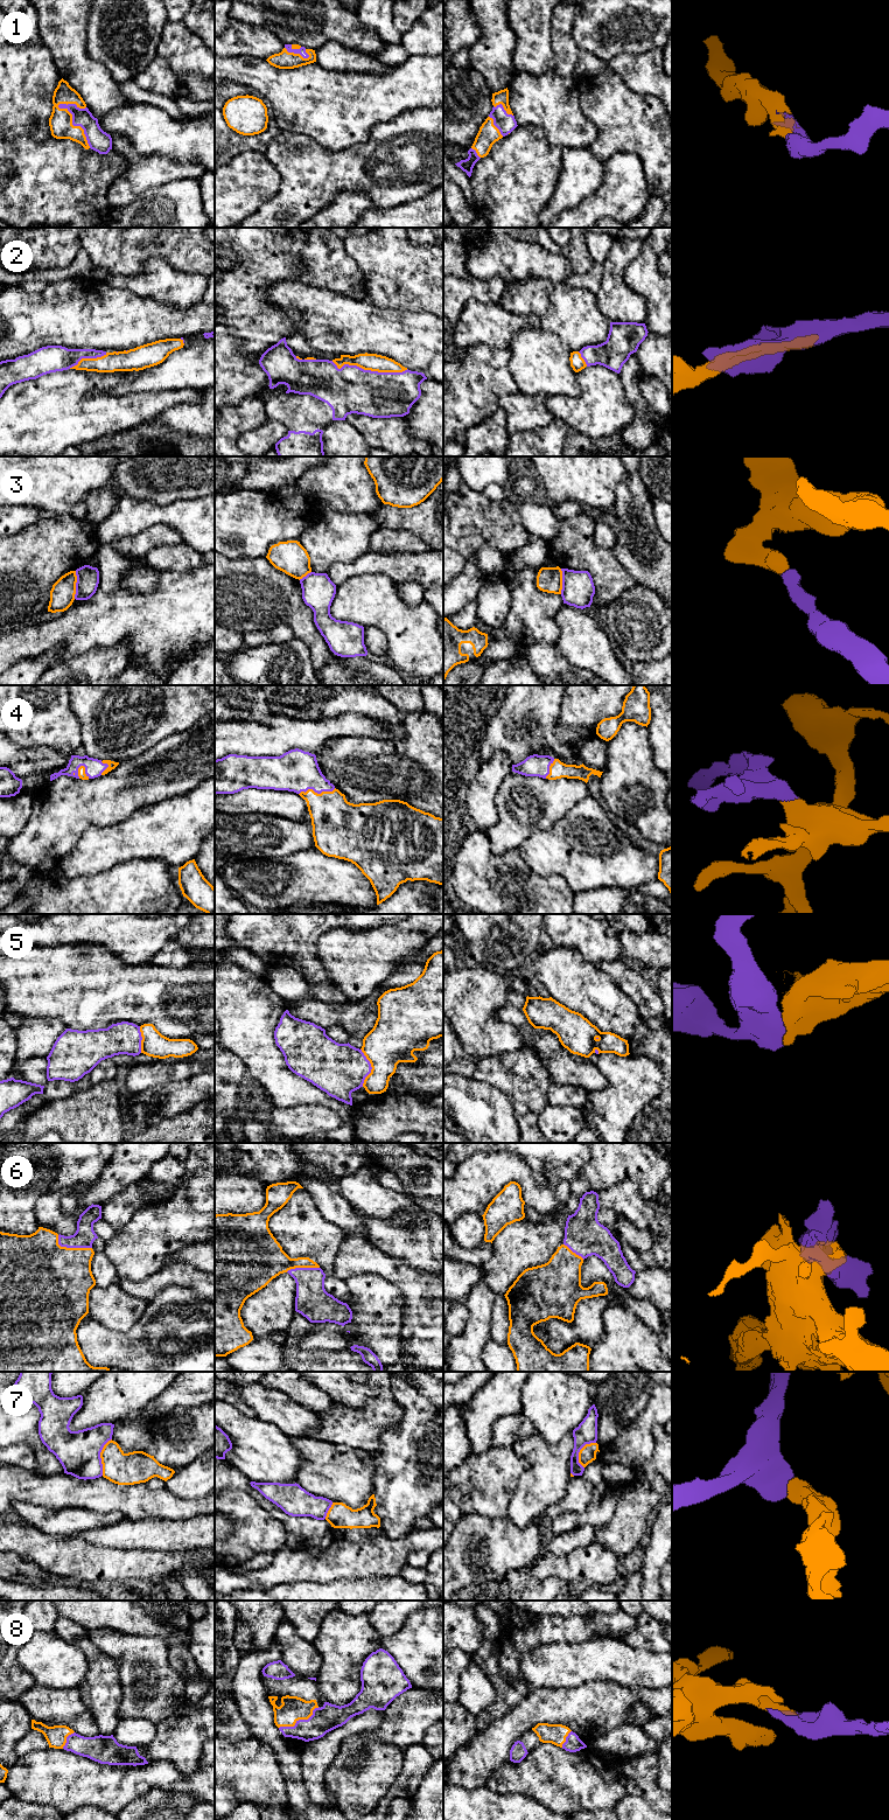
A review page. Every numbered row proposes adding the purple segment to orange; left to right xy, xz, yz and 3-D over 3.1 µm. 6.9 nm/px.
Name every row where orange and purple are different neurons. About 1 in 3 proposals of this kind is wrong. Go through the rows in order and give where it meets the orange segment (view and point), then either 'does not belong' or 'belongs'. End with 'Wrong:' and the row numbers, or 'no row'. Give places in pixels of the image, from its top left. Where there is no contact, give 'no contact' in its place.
1: meets orange in xy at (72, 125); belongs
2: meets orange in xz at (370, 369); belongs
3: meets orange in xy at (75, 585); does not belong
4: meets orange in xz at (316, 793); belongs
5: meets orange in xz at (371, 1066); does not belong
6: meets orange in xy at (71, 1248); belongs
7: meets orange in xy at (100, 1457); does not belong
8: meets orange in xz at (300, 1719); belongs
Wrong: 3, 5, 7

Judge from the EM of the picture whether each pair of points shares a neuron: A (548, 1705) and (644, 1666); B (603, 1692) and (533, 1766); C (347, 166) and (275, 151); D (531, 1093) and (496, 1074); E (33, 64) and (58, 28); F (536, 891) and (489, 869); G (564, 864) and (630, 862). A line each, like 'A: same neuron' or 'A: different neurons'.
A: different neurons
B: different neurons
C: same neuron
D: same neuron
E: different neurons
F: same neuron
G: same neuron

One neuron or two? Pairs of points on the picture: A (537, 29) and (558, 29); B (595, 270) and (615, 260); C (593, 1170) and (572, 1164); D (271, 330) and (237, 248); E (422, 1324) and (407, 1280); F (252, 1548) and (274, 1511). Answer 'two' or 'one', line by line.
A: two
B: two
C: two
D: one
E: one
F: two

